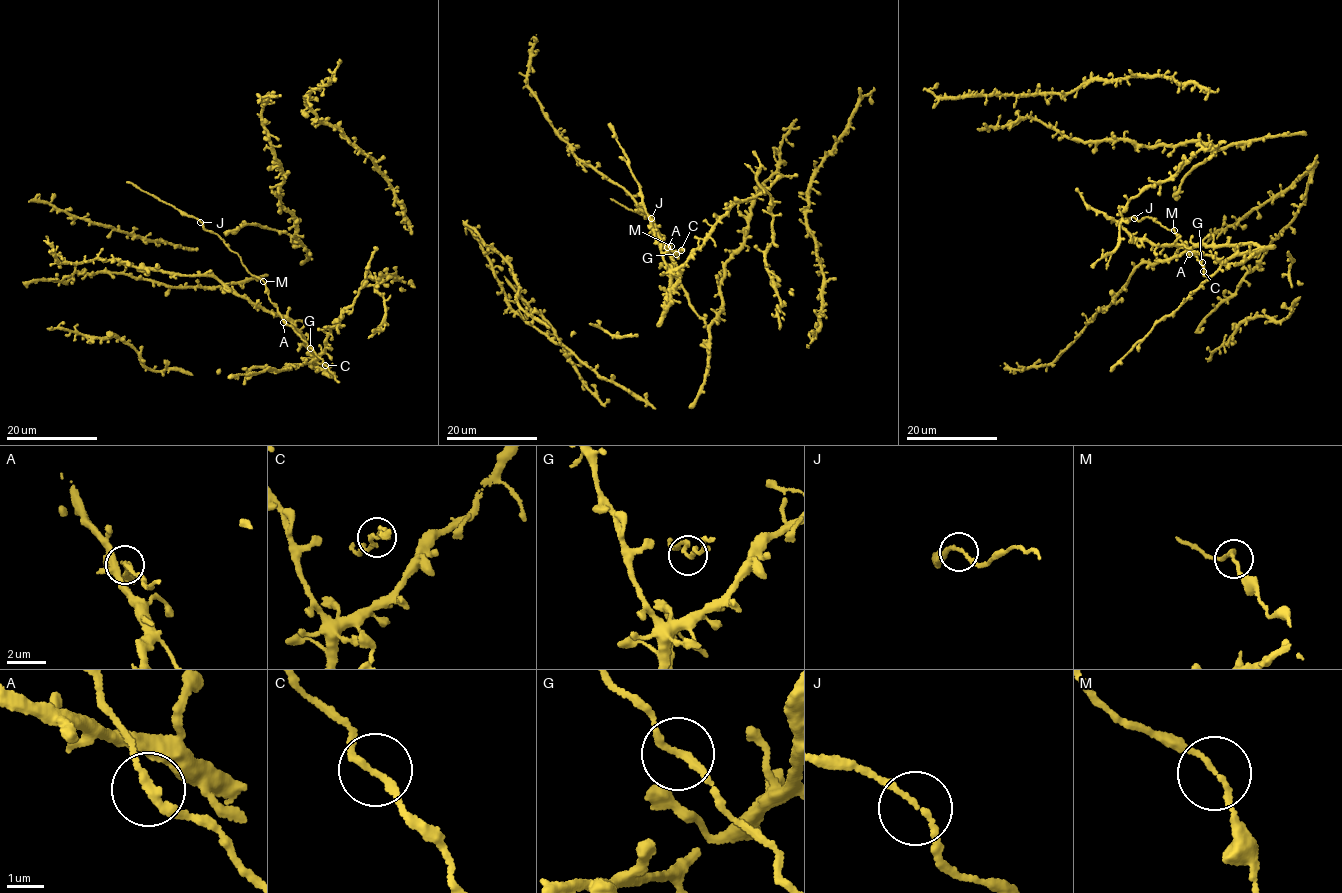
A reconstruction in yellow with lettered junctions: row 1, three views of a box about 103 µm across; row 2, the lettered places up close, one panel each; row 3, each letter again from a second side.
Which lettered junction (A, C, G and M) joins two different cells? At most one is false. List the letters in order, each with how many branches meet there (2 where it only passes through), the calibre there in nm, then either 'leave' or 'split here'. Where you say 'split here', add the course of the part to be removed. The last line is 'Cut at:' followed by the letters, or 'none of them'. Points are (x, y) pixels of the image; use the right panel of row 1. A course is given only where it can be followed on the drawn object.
A: 2 | 220 nm | leave
C: 2 | 180 nm | leave
G: 2 | 190 nm | leave
M: 2 | 130 nm | leave
Cut at: none of them

